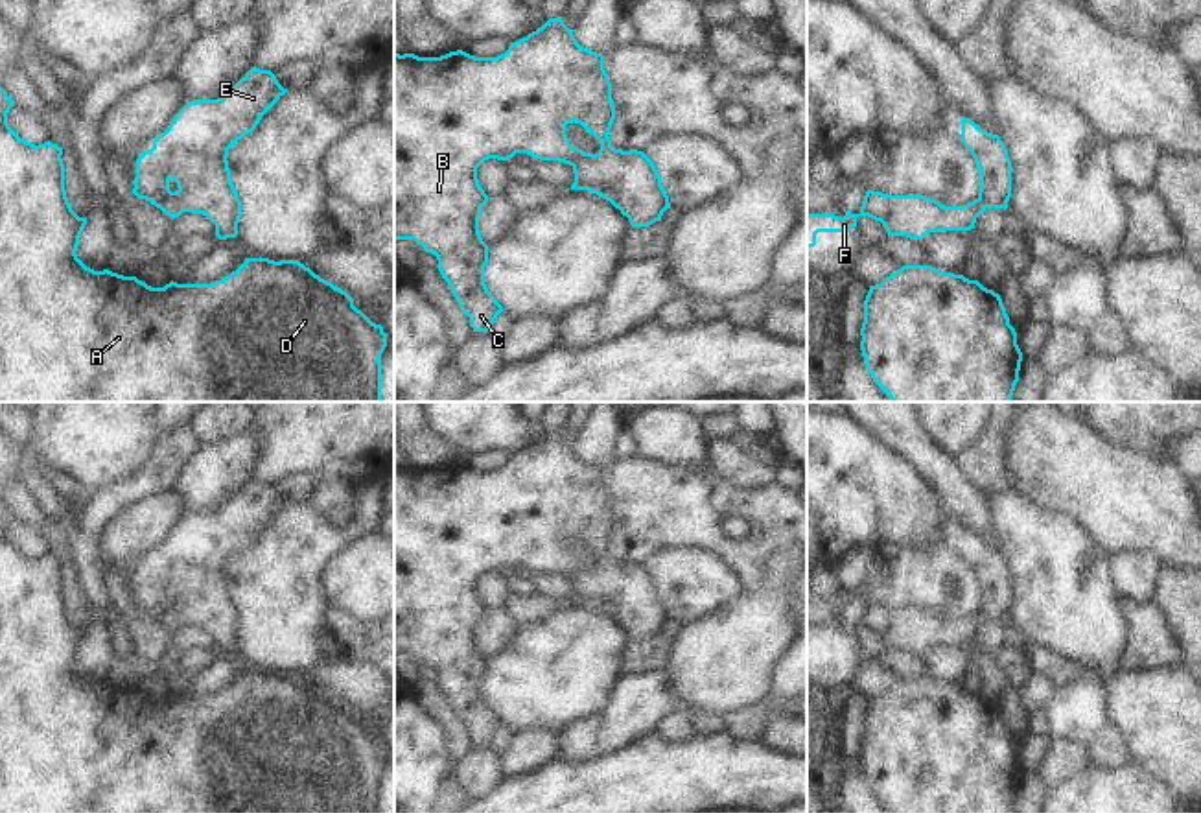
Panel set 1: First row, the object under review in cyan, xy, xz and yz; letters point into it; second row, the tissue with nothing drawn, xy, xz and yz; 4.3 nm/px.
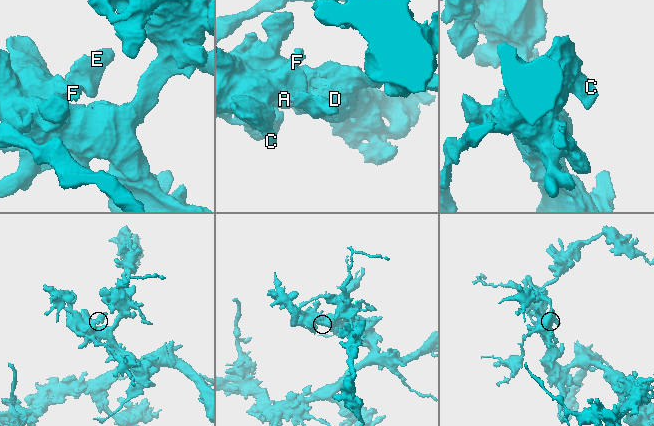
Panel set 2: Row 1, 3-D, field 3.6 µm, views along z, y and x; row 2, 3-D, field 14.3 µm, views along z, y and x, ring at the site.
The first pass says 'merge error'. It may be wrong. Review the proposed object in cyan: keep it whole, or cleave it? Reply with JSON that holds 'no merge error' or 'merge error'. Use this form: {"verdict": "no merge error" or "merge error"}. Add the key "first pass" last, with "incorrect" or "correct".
{"verdict": "no merge error", "first pass": "incorrect"}

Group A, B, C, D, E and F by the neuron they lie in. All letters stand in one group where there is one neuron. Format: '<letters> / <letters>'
A B C D E F

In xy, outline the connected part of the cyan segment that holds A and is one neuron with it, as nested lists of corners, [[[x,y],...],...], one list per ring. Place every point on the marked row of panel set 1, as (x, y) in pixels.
[[[0,87],[0,402],[381,402],[381,352],[387,334],[354,306],[354,299],[315,275],[298,260],[245,258],[245,262],[212,284],[177,284],[151,288],[136,277],[109,269],[94,271],[76,254],[87,218],[79,218],[66,197],[63,147],[31,144],[7,124],[15,101]]]

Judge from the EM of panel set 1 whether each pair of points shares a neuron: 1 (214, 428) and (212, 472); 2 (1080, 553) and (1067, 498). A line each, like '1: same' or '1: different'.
1: different
2: different

